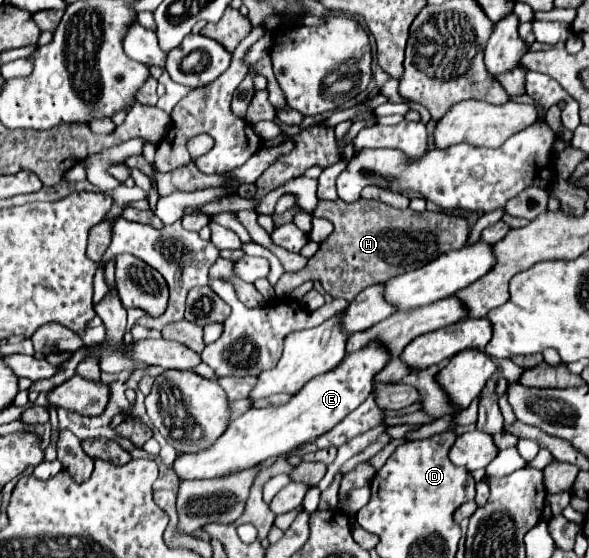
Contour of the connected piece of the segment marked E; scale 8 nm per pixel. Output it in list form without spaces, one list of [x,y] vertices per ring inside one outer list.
[[[371,343],[367,345],[367,349],[347,355],[333,371],[311,379],[299,393],[293,395],[289,403],[265,409],[251,407],[245,415],[229,423],[227,431],[211,447],[197,453],[181,453],[173,461],[171,469],[181,481],[217,479],[243,469],[251,469],[269,457],[311,443],[319,435],[333,429],[367,399],[367,395],[373,391],[373,377],[385,367],[387,361],[387,351],[381,345]]]

